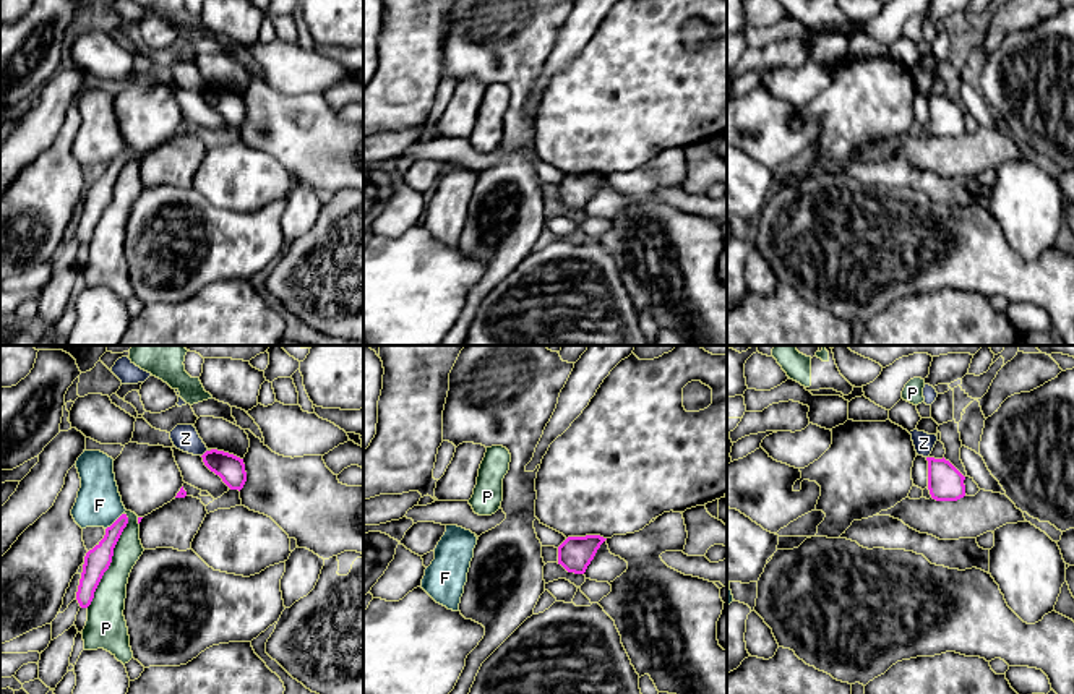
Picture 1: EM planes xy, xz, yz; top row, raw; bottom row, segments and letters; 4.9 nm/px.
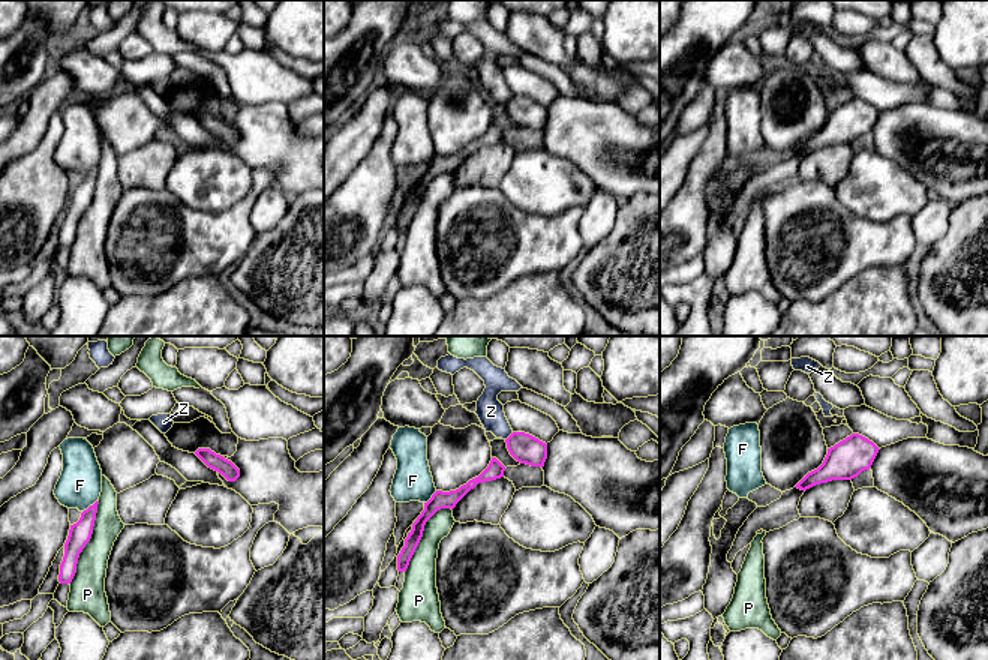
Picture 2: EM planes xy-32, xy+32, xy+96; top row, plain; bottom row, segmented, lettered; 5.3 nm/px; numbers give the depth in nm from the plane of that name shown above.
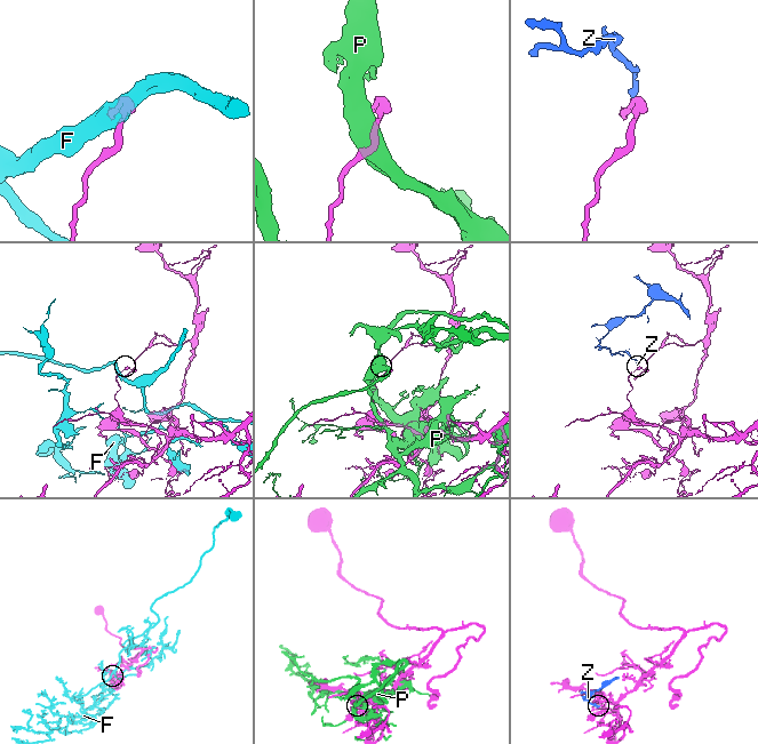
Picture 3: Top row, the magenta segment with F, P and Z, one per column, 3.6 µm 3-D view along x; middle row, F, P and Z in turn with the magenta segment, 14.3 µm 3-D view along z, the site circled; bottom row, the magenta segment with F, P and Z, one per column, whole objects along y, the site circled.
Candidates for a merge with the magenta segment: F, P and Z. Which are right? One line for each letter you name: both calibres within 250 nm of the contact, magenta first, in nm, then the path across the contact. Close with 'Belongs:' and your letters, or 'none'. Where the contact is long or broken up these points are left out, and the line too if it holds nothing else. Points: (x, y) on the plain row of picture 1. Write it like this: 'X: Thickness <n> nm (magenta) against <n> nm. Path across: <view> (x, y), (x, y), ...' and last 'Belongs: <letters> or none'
Belongs: none

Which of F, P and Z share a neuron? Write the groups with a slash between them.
F / P / Z

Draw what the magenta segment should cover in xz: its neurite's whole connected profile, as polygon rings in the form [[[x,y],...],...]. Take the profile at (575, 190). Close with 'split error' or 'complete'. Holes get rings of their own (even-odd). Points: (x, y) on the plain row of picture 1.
[[[600,172],[568,174],[558,183],[558,201],[568,209],[584,211],[605,177]]]; complete

